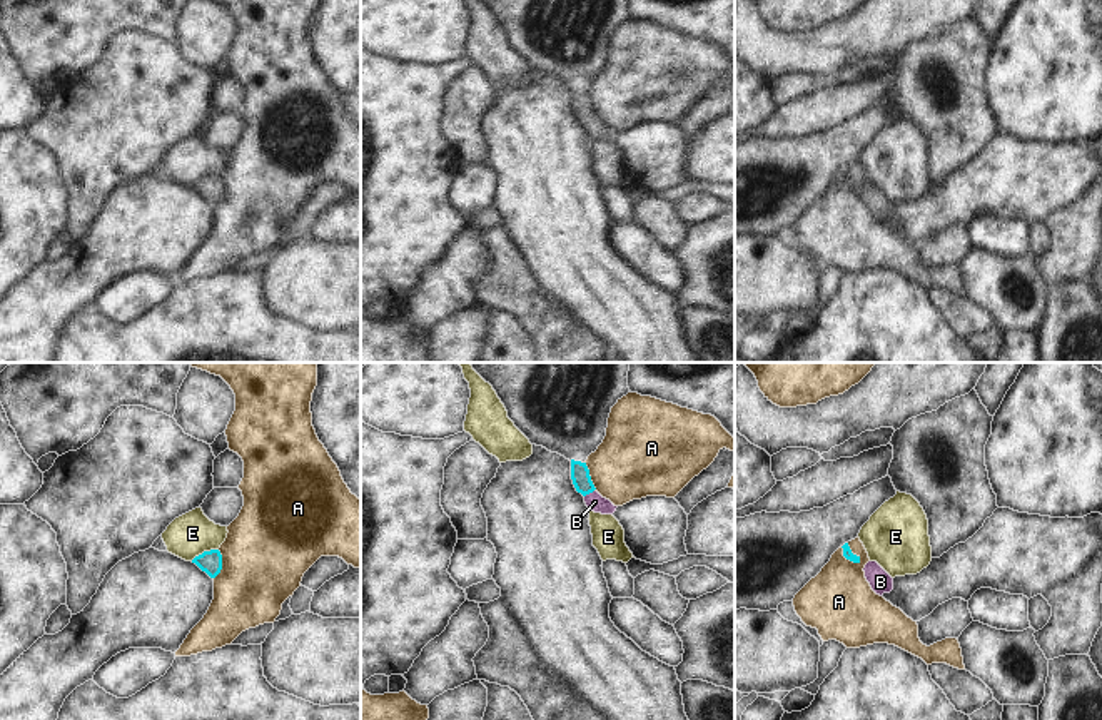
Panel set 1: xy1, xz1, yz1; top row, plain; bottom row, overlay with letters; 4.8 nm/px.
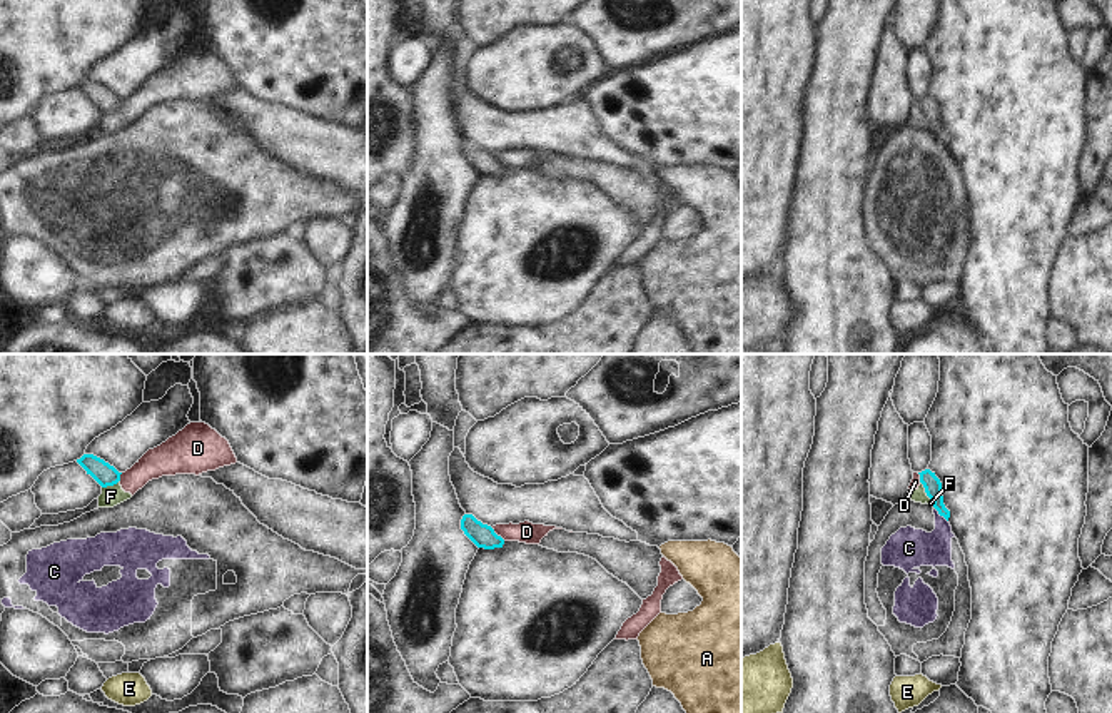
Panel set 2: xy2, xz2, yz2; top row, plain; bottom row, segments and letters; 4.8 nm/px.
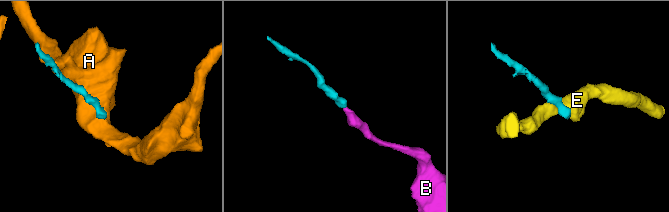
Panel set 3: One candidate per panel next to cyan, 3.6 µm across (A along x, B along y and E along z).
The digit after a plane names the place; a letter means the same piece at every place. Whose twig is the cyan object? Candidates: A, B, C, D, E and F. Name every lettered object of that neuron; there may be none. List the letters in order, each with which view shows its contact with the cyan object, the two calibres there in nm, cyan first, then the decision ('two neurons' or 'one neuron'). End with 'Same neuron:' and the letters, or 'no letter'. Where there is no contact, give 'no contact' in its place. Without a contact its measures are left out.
A: contact in yz1; calibres 50 and 340 nm; two neurons
B: contact in xz1; calibres 90 and 90 nm; one neuron
C: contact in yz2; calibres 90 and 200 nm; two neurons
D: contact in xz2; calibres 110 and 100 nm; two neurons
E: contact in xy1; calibres 110 and 200 nm; two neurons
F: contact in yz2; calibres 90 and 70 nm; two neurons
Same neuron: B

